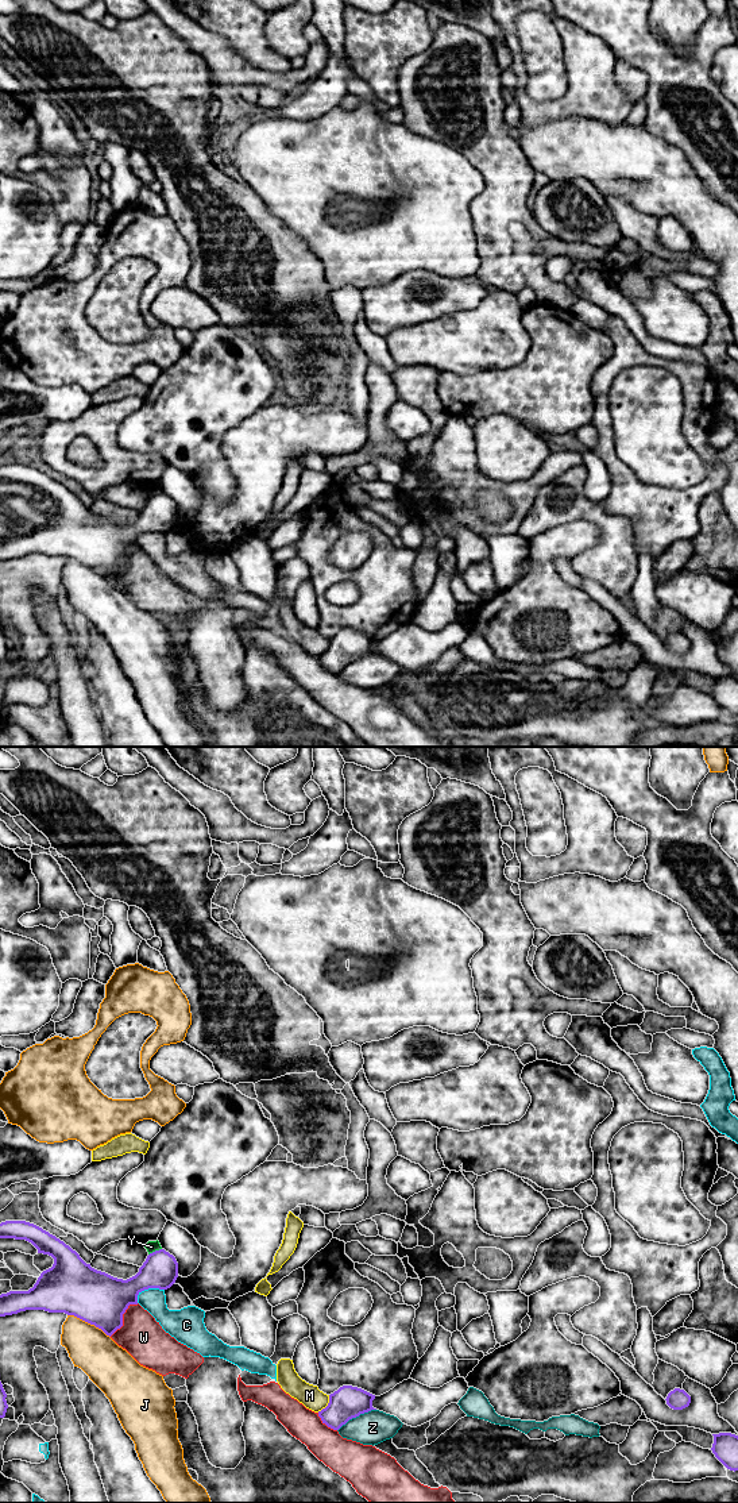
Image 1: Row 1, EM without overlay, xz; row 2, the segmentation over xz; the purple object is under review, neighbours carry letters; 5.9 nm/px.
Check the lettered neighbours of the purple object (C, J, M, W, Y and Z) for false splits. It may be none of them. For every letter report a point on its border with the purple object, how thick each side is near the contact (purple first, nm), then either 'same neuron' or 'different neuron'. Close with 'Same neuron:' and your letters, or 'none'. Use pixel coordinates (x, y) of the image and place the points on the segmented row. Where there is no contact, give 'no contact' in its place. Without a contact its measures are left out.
C: meets purple in xz at (147, 1288); 260 nm thick on the purple side, 140 nm on the other; different neuron
J: meets purple in xz at (89, 1322); 320 nm thick on the purple side, 260 nm on the other; different neuron
M: meets purple in xz at (328, 1405); 200 nm thick on the purple side, 140 nm on the other; different neuron
W: meets purple in xz at (122, 1317); 320 nm thick on the purple side, 240 nm on the other; different neuron
Y: meets purple in xz at (155, 1251); 200 nm thick on the purple side, 70 nm on the other; different neuron
Z: meets purple in xz at (356, 1415); 200 nm thick on the purple side, 200 nm on the other; different neuron
Same neuron: none

